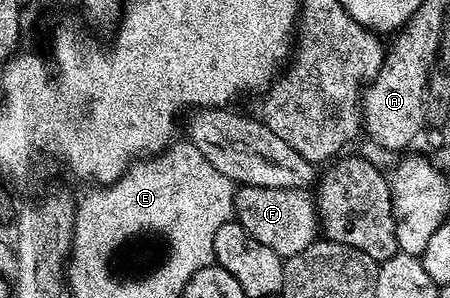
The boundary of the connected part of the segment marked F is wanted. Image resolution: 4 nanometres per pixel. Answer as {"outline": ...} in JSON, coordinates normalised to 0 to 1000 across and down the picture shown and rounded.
{"outline":[[[547,621],[524,634],[522,735],[582,826],[600,826],[609,852],[633,866],[671,852],[680,826],[707,802],[707,728],[696,648],[671,634],[600,634],[591,624]]]}

